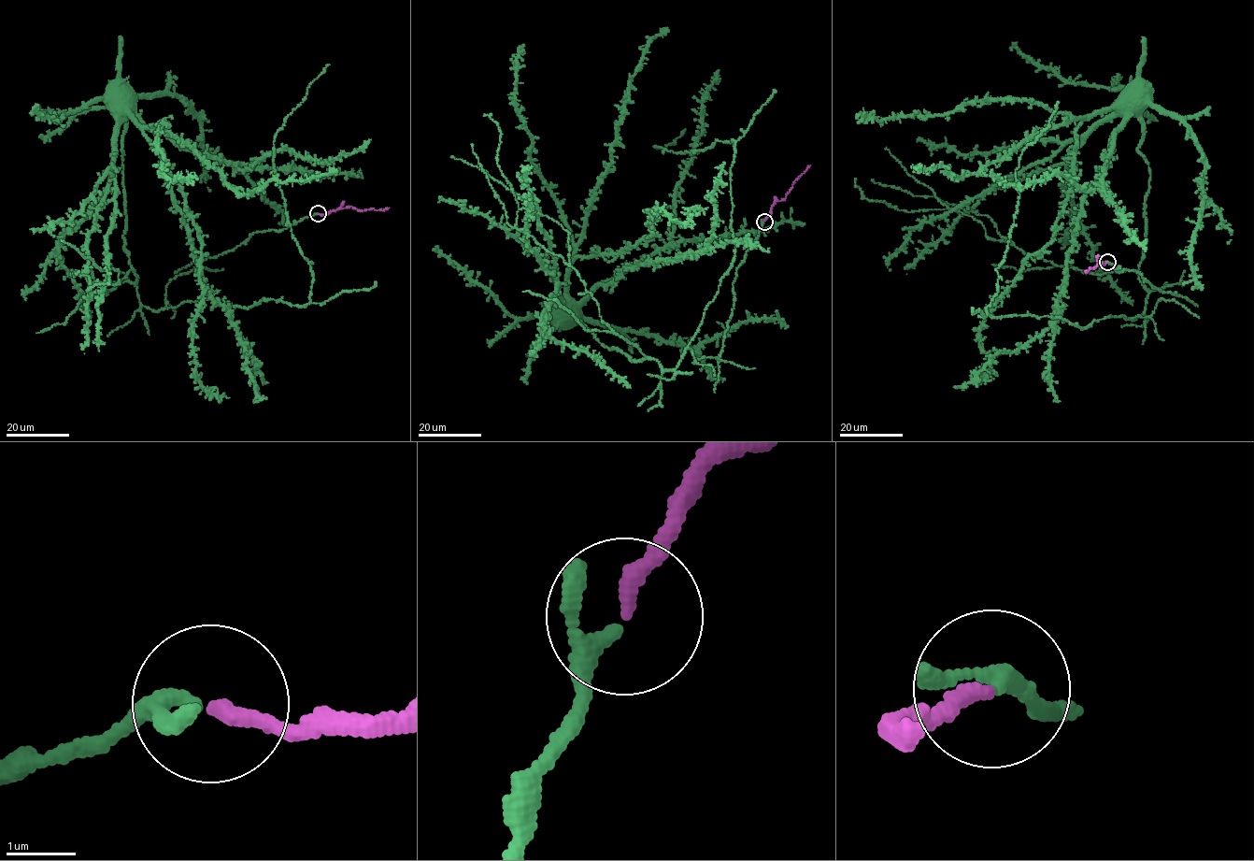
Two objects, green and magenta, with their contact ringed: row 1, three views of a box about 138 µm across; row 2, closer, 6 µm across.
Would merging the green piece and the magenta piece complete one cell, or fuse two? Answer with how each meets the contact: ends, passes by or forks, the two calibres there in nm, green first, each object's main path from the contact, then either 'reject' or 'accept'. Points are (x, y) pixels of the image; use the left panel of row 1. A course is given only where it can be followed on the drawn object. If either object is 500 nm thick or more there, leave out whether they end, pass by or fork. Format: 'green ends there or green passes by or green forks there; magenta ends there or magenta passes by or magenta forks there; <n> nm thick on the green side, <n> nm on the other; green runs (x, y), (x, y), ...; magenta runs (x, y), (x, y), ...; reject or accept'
green passes by; magenta ends there; 200 nm thick on the green side, 220 nm on the other; green runs (317, 213), (196, 263), (167, 285), (164, 307), (144, 307), (124, 249), (123, 108); magenta runs (318, 213), (348, 207), (363, 210), (389, 207); accept

